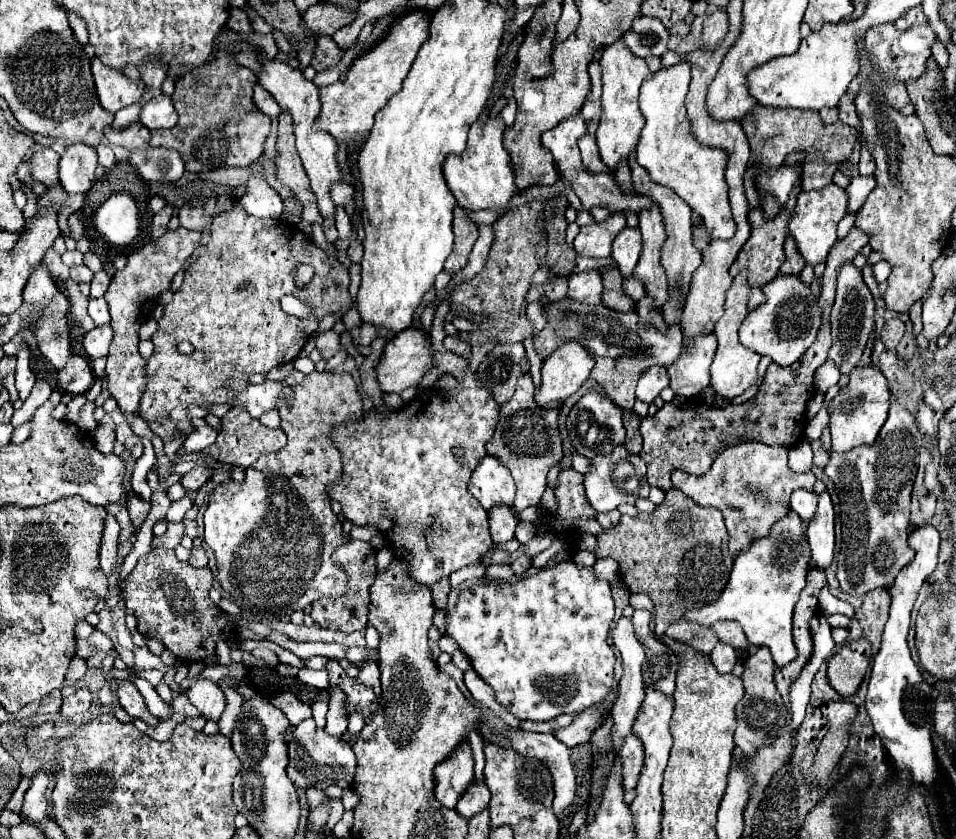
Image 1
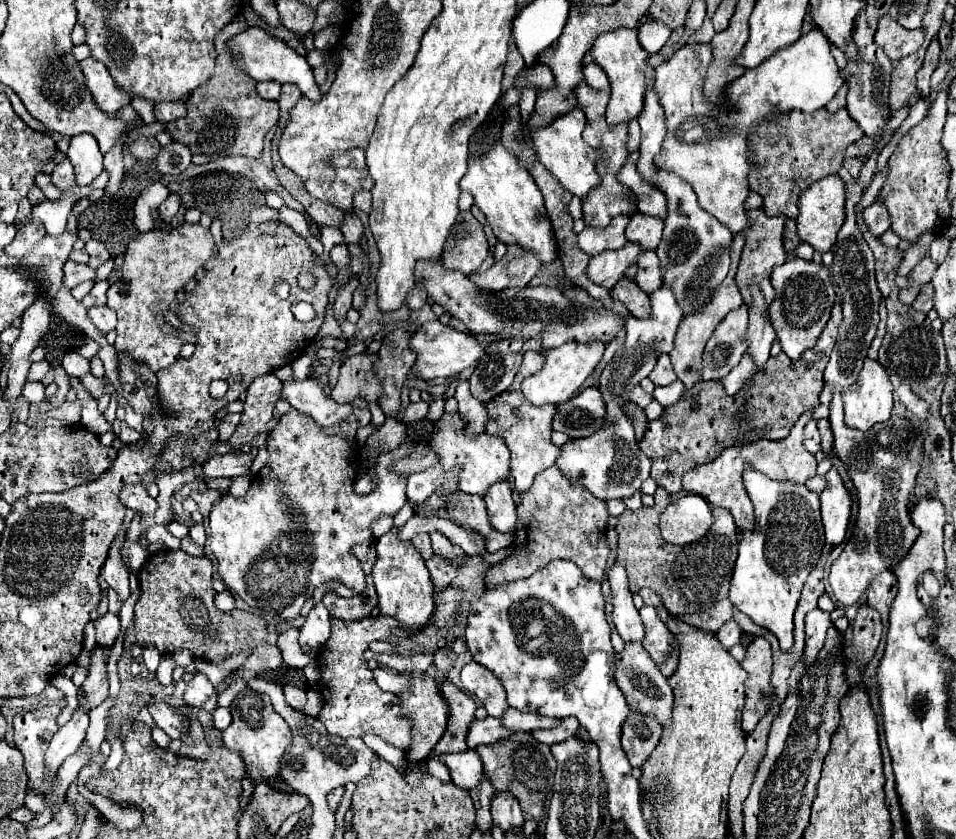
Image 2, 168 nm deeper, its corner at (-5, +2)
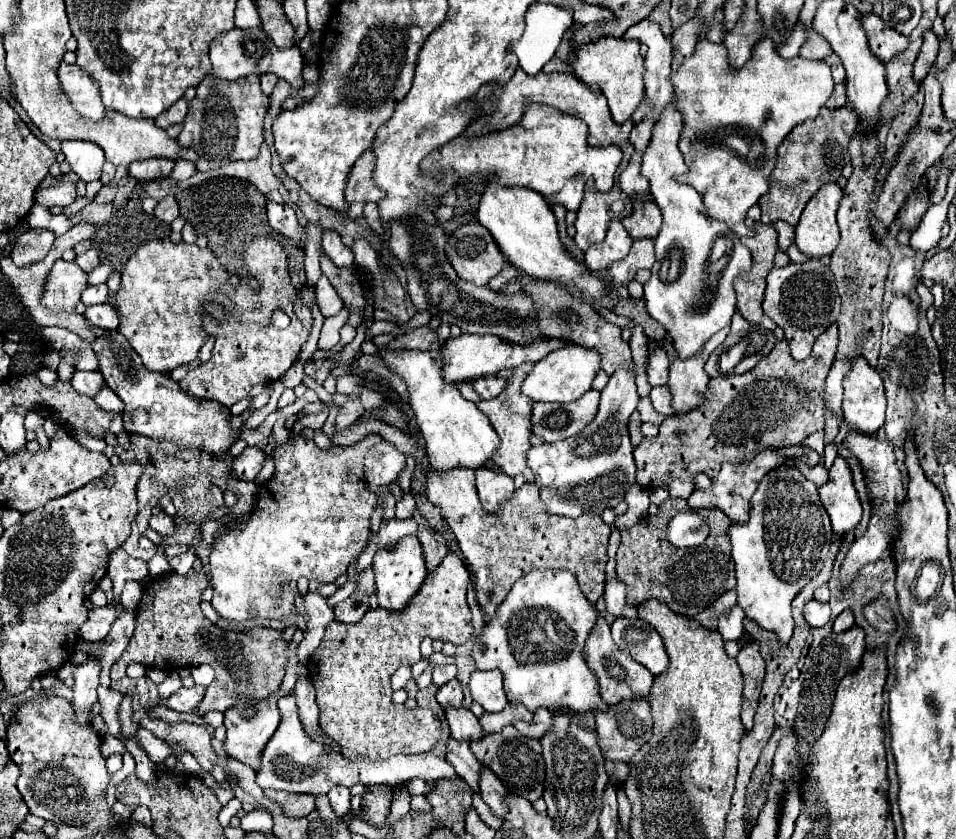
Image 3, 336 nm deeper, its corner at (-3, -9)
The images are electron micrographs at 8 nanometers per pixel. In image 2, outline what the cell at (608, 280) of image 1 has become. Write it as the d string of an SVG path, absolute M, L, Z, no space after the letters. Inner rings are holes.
M622 278L614 288L612 288L612 298L622 302L632 316L644 318L650 314L650 300L648 294L638 288L638 284L630 278Z

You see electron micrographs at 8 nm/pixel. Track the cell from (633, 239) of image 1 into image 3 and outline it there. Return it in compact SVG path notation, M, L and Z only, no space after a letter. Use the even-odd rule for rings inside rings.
M650 195L634 197L632 201L634 201L632 215L628 219L624 219L622 225L626 227L626 231L632 239L644 239L644 237L654 239L660 233L660 225L662 225L660 209L656 207L656 203Z

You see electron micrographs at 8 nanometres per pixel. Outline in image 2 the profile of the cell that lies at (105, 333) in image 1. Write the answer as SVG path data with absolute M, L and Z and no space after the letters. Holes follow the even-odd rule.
M96 306L88 310L90 320L96 324L98 332L102 332L102 336L106 336L108 332L112 332L116 328L116 312L110 310L108 306Z

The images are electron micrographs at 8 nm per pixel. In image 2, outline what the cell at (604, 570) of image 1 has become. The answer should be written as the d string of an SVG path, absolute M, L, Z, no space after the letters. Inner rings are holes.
M620 564L608 568L608 582L612 584L612 604L614 604L614 626L624 642L642 642L644 624L638 610L632 604L632 592L628 588L626 570Z

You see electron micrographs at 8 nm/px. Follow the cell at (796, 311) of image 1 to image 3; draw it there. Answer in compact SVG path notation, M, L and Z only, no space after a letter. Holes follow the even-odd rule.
M808 259L806 263L788 263L786 267L772 267L768 273L768 285L766 285L766 297L764 297L764 313L778 323L784 333L786 341L790 343L790 353L796 361L802 361L810 355L812 343L816 337L826 331L840 315L840 295L834 289L834 275L828 265L824 265L820 259Z

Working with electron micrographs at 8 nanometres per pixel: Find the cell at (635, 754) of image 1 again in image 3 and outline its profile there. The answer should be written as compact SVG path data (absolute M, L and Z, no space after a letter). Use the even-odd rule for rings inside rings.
M626 699L624 703L608 705L606 713L596 713L596 735L600 749L604 751L606 759L630 763L630 757L650 739L652 735L652 717L650 705L644 699Z

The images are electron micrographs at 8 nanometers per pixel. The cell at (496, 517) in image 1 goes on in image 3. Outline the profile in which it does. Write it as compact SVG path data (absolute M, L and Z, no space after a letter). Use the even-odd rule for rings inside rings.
M480 467L480 471L476 471L476 485L480 503L488 513L494 513L514 491L514 479L510 475L488 467Z

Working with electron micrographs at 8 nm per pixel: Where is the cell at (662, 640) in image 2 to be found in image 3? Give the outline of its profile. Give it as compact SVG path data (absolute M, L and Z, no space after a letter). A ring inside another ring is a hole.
M620 617L612 623L612 639L652 675L658 675L668 667L664 643L650 623L642 619Z

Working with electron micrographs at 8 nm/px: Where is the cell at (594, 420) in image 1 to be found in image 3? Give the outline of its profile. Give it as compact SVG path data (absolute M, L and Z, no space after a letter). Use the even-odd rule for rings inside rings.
M590 389L576 403L534 403L532 431L546 443L578 435L598 411L600 391Z

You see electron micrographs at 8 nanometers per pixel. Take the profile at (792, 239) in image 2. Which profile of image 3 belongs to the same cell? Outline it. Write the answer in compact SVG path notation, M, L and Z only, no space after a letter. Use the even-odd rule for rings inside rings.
M784 221L774 223L774 227L778 233L778 247L782 251L788 251L788 247L794 243L794 227L790 223L784 223Z

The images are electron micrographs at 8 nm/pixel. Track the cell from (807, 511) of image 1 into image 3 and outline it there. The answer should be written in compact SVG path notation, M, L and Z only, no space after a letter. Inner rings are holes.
M796 459L796 463L798 463L798 469L812 481L812 483L816 483L818 487L820 485L824 485L826 481L828 481L828 469L824 467L824 465L812 465L812 467L806 467L806 463L802 461L802 459Z

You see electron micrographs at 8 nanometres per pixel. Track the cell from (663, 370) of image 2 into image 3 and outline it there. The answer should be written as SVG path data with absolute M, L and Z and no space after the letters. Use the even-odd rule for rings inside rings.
M652 351L652 355L648 357L648 367L646 367L648 381L652 387L666 385L668 367L670 367L670 359L668 359L666 351Z

